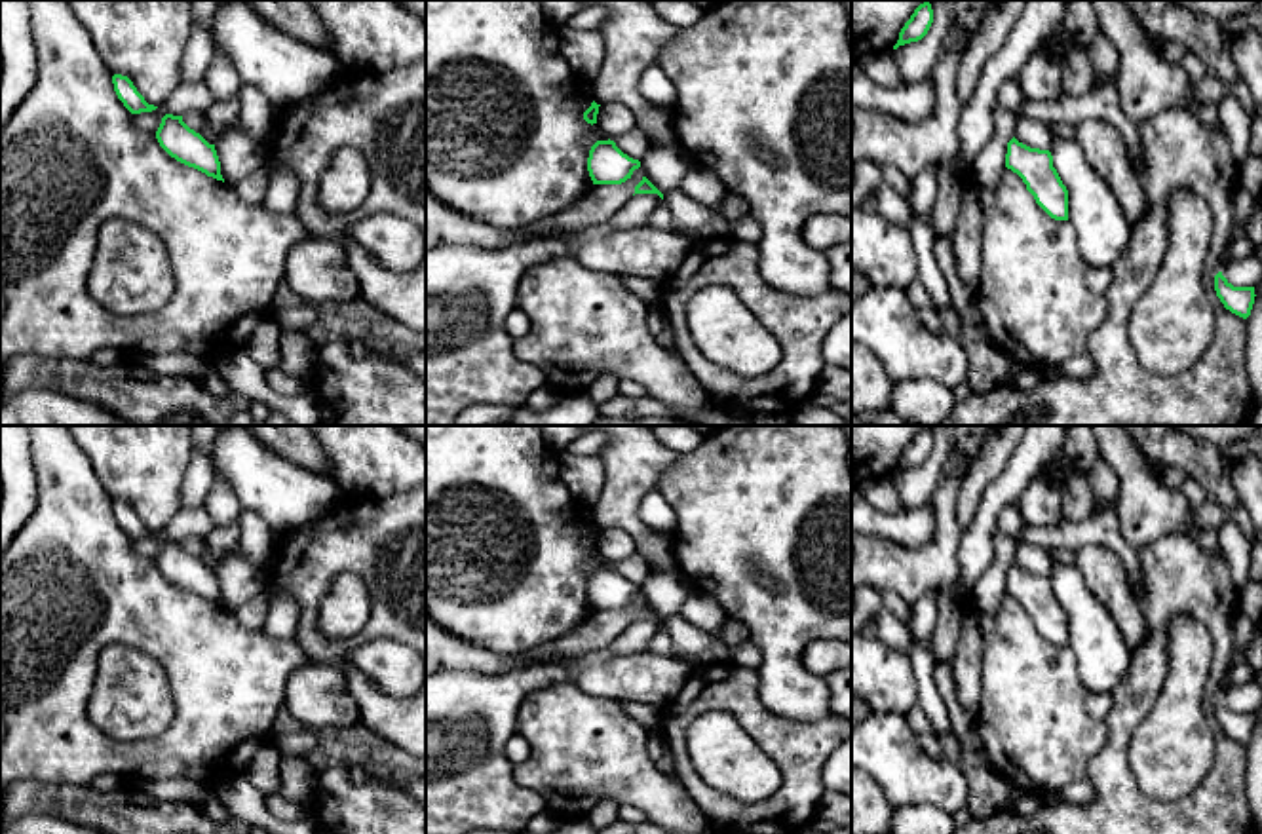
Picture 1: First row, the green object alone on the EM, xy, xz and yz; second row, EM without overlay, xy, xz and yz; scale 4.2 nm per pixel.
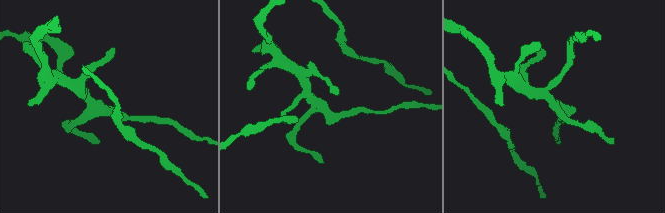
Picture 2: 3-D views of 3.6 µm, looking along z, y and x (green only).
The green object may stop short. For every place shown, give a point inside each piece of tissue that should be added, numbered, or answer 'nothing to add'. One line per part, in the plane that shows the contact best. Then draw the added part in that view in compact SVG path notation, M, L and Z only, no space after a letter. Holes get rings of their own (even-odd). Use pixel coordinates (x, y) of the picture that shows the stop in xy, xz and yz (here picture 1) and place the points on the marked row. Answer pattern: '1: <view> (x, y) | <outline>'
nothing to add

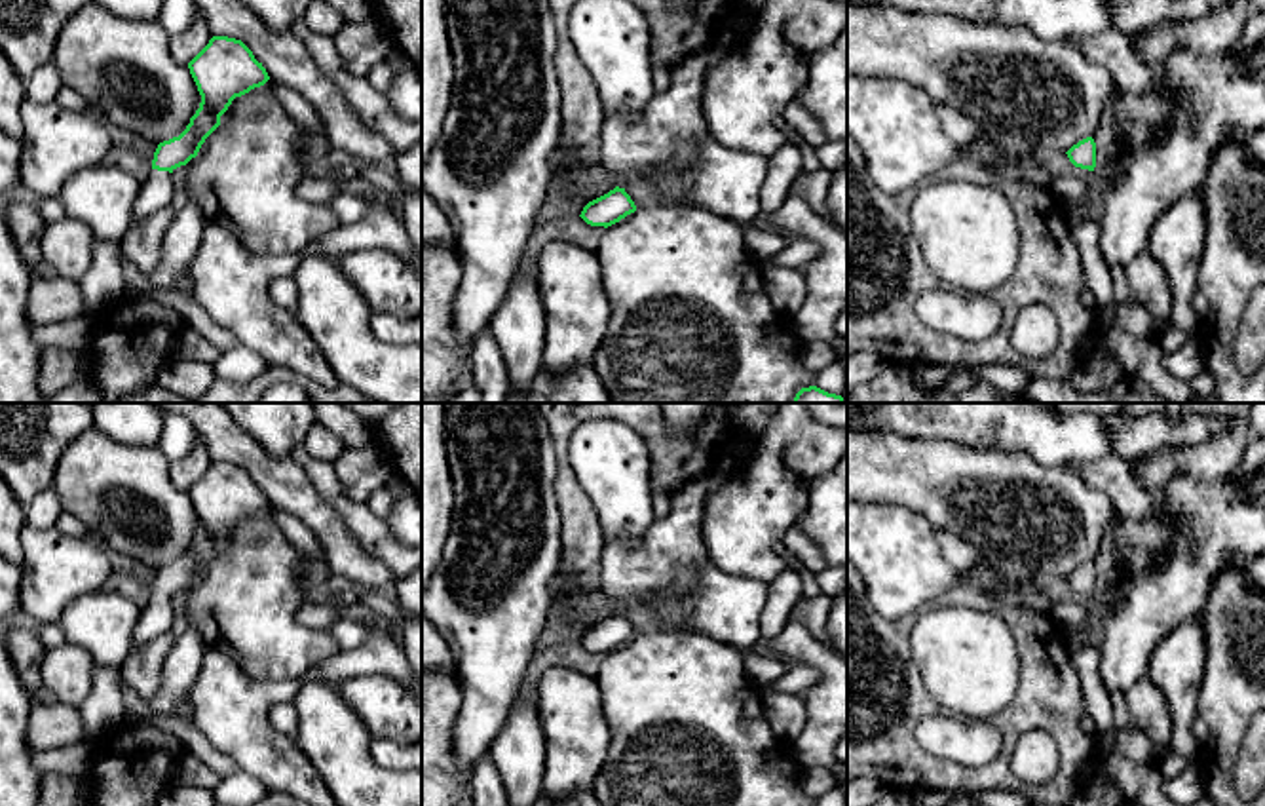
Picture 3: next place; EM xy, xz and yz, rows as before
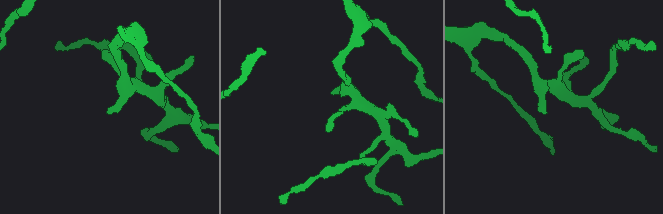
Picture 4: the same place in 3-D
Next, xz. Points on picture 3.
nothing to add

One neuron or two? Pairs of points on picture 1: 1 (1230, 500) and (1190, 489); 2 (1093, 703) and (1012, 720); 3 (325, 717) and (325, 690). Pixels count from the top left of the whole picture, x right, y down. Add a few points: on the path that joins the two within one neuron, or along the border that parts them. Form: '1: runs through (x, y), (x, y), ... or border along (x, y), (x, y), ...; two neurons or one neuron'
1: border along (1188, 475), (1209, 498); two neurons
2: border along (1088, 694), (1088, 711), (1103, 720); two neurons
3: runs through (325, 711), (325, 696); one neuron

